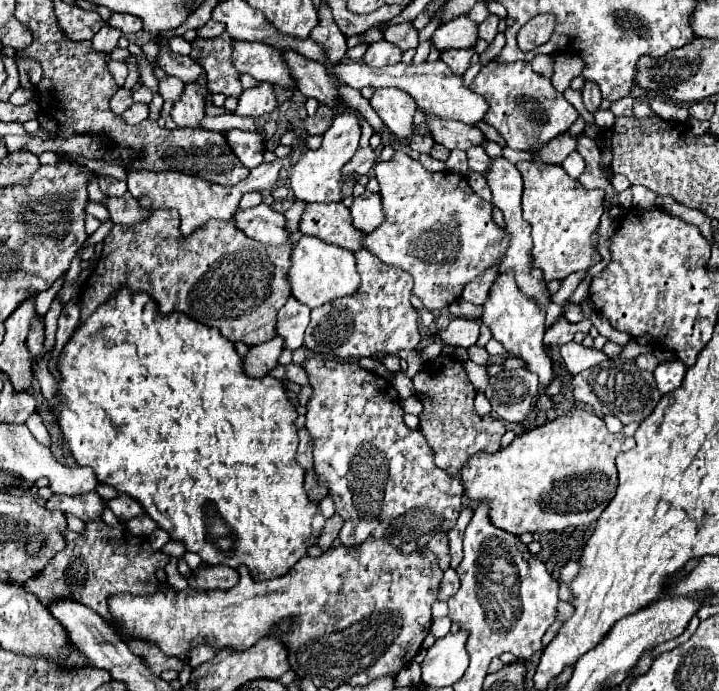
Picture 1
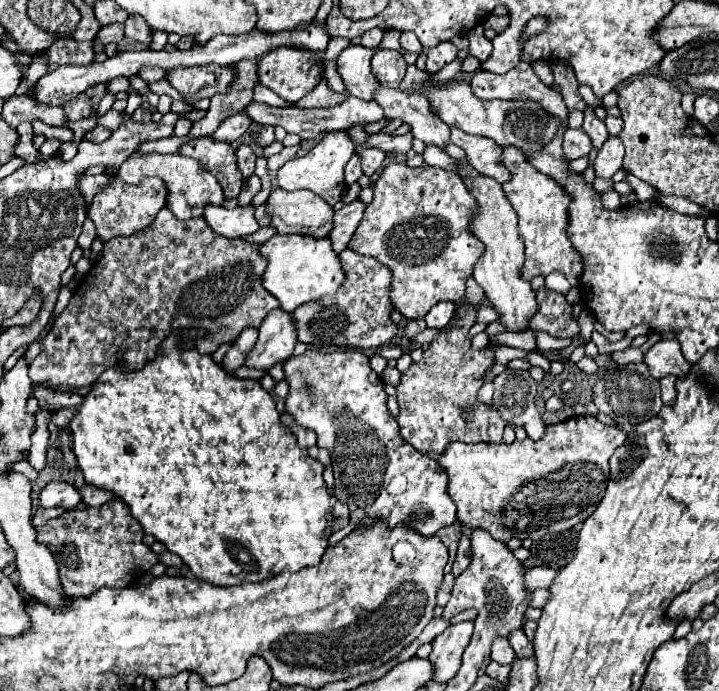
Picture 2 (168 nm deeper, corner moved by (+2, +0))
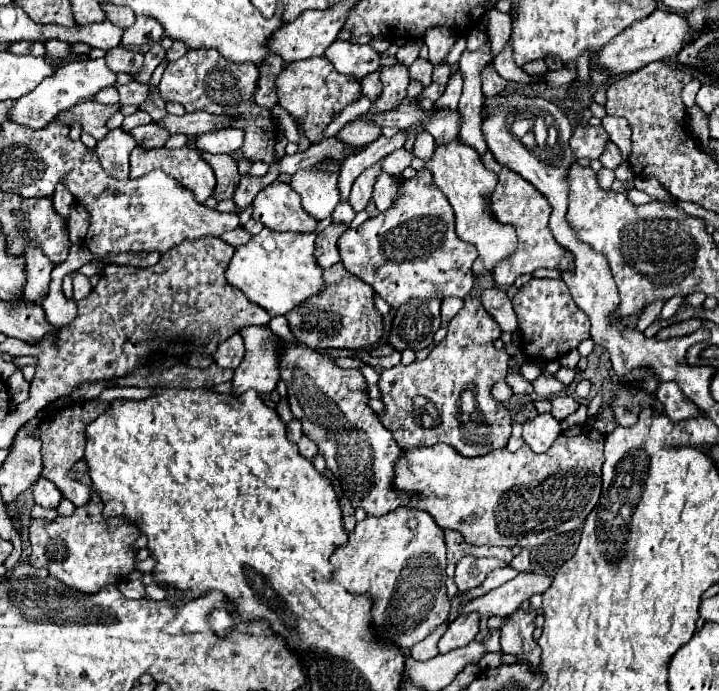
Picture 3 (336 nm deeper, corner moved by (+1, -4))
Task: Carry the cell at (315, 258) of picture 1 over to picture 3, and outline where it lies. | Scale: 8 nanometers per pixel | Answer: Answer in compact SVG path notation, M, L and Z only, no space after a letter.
M262 229L246 245L236 249L226 279L272 317L286 315L312 295L318 295L324 287L324 269L314 259L314 241L316 233L276 233Z

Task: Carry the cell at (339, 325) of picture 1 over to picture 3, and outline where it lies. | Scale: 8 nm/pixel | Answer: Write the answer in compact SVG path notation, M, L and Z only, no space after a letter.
M342 263L324 269L324 291L294 307L286 319L296 339L310 349L364 349L384 337L382 315L374 307L374 289L360 277L344 271Z

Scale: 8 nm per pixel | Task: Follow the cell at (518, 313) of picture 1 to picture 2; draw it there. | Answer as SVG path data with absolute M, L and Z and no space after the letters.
M465 159L455 161L457 175L461 175L463 183L467 185L469 193L475 197L477 211L471 219L471 233L479 235L479 241L485 245L485 253L475 265L473 279L485 289L487 299L491 305L501 313L501 323L507 325L509 331L523 331L529 327L529 319L537 313L537 301L531 285L521 279L521 265L523 265L523 241L517 231L517 215L507 197L503 195L501 185L495 179L479 175L475 169L469 167Z

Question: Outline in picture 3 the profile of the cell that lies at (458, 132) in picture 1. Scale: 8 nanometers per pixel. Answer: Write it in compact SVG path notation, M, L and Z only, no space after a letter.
M378 73L368 75L368 79L364 79L364 83L360 83L360 85L362 85L362 93L364 93L372 103L376 103L376 97L382 92L382 83L380 77L378 77Z

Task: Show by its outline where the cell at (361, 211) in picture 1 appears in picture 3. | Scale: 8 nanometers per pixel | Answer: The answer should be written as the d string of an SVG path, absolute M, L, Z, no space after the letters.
M330 223L322 233L318 233L316 239L316 261L320 263L320 267L332 267L334 263L340 261L340 253L336 247L336 241L340 239L340 235L348 229L348 225L344 223Z

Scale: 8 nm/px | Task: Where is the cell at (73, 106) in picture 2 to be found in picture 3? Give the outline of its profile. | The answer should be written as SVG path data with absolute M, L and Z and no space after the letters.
M106 87L102 91L98 91L92 101L96 103L104 103L104 105L112 105L112 103L118 103L118 91L114 87Z

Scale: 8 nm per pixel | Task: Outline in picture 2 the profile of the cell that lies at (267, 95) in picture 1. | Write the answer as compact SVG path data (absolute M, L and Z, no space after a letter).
M237 113L237 115L231 115L229 119L225 119L219 129L211 135L215 141L227 141L227 143L233 143L235 139L239 139L251 125L251 119L243 113Z

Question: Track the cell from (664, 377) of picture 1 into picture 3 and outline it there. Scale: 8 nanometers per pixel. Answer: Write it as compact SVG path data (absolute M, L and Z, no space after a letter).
M674 381L660 383L656 391L656 399L664 405L664 415L668 415L672 421L682 421L688 417L702 415L702 411L694 407L694 403L680 391L680 387Z

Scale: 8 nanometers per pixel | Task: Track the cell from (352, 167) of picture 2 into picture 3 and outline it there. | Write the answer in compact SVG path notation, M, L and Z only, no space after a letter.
M396 149L396 151L392 151L390 155L386 155L384 159L382 159L382 171L386 171L388 175L400 175L408 165L410 165L410 161L412 161L412 153L408 153L406 149Z

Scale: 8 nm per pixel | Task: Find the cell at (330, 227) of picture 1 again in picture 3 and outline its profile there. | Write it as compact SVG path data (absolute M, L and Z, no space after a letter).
M274 181L264 187L256 195L252 207L252 217L256 221L262 221L270 231L314 233L320 223L304 211L300 195L282 181Z

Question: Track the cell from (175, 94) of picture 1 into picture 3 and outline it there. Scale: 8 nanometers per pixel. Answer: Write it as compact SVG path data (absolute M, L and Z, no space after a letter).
M114 47L106 51L106 63L116 73L132 73L136 75L144 67L144 55L138 51L128 51L122 47Z

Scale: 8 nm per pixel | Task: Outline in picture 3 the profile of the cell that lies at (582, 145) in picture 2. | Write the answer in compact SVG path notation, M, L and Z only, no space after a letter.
M576 127L570 137L570 147L576 159L588 157L598 159L604 151L604 143L608 141L608 133L602 127Z

